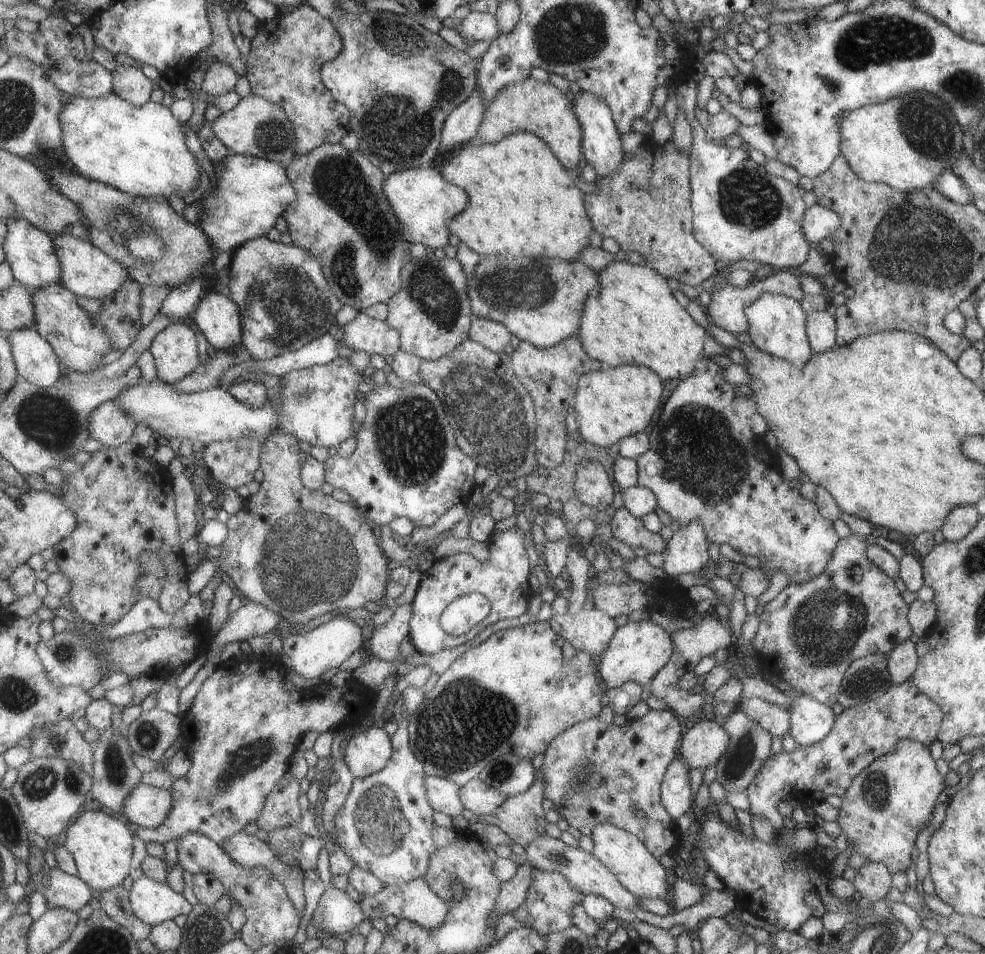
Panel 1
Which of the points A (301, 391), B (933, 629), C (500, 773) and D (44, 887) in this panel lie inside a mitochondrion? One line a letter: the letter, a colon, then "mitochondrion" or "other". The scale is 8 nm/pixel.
A: mitochondrion
B: other
C: mitochondrion
D: other

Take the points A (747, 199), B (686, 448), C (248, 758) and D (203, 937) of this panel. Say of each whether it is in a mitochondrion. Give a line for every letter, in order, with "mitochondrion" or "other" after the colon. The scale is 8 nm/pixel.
A: mitochondrion
B: mitochondrion
C: mitochondrion
D: mitochondrion

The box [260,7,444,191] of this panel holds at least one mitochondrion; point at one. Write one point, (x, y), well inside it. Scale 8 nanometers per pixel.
(400, 42)

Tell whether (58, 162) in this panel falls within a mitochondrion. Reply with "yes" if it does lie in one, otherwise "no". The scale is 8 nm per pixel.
no

